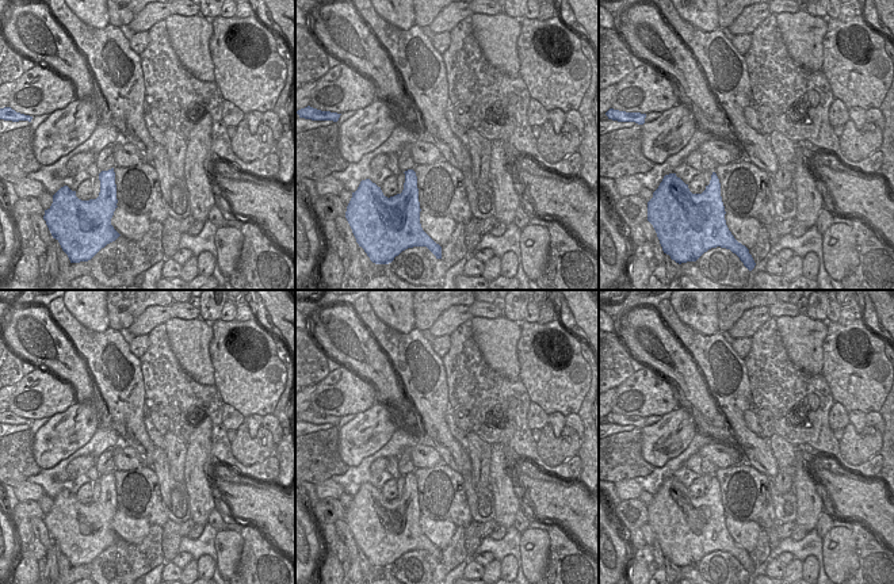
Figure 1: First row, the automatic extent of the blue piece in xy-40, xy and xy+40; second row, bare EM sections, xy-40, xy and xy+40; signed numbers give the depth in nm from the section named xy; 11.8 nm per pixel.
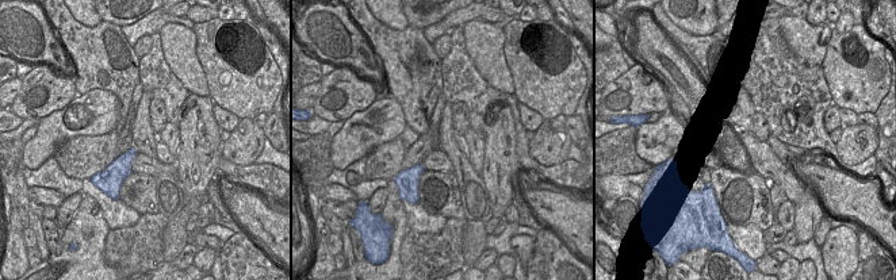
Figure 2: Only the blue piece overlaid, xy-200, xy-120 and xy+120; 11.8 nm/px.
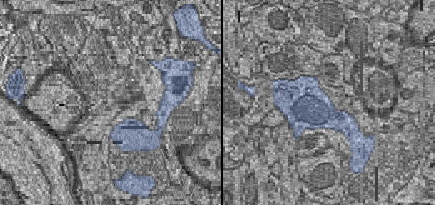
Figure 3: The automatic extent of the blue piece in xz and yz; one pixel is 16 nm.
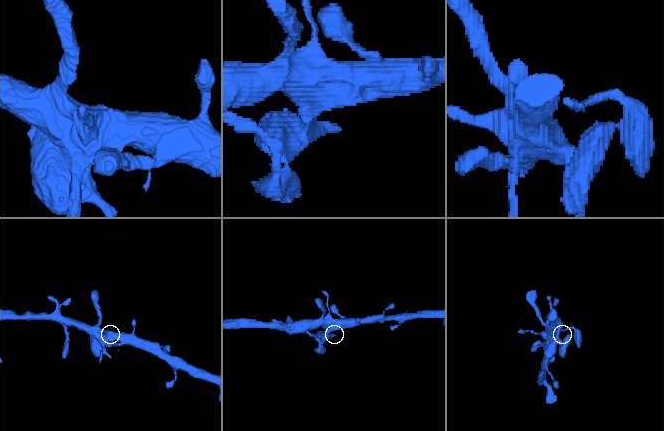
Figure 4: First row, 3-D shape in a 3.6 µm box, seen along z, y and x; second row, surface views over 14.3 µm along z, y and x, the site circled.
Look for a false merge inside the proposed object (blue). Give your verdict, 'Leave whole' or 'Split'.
Split

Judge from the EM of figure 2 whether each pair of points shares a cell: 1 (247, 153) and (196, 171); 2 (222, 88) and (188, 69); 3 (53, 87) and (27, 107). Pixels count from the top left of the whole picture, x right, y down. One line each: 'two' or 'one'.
1: two
2: two
3: one

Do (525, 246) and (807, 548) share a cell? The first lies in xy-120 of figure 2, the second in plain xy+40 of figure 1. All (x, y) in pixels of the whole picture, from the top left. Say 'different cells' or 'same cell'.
different cells

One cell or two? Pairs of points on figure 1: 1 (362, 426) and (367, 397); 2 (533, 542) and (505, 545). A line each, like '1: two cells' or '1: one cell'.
1: two cells
2: two cells

